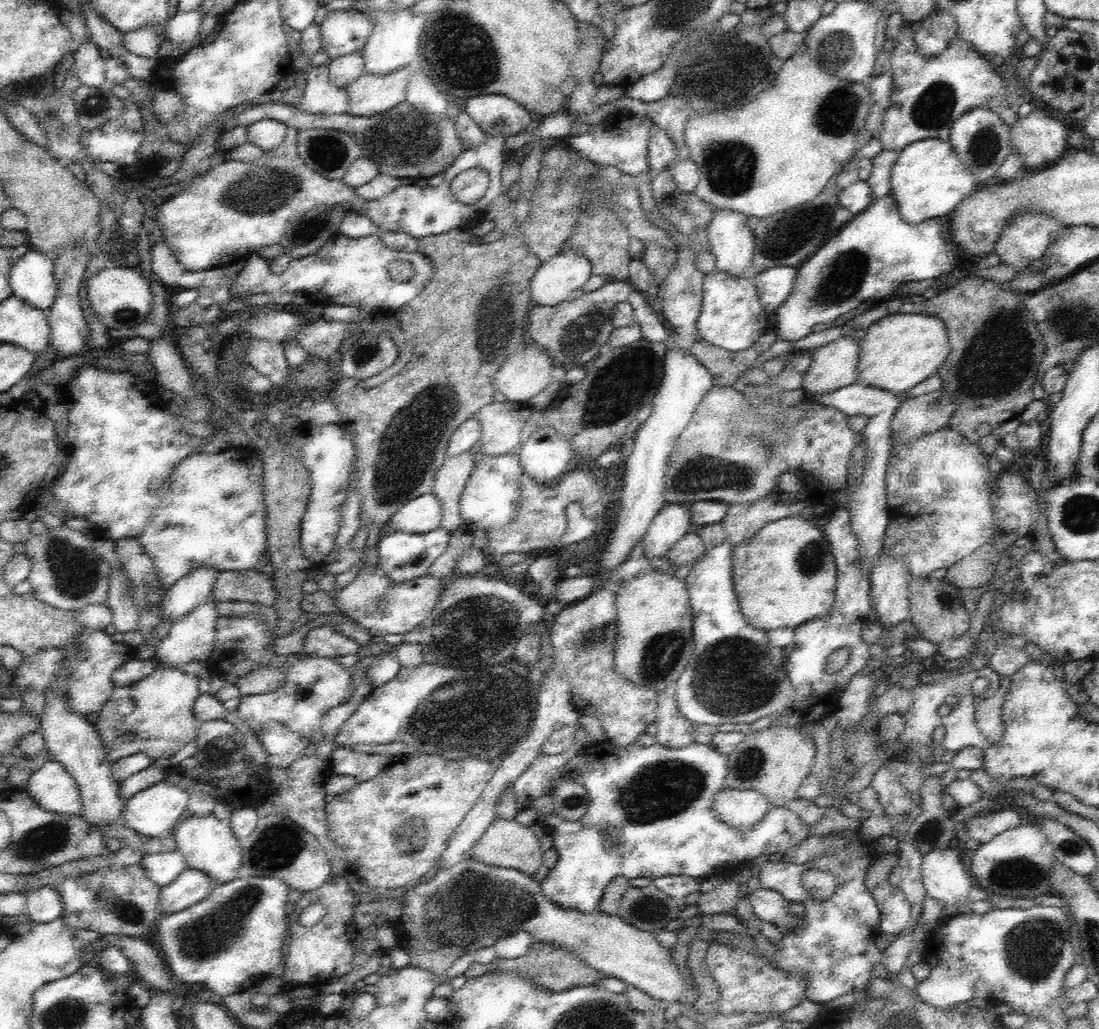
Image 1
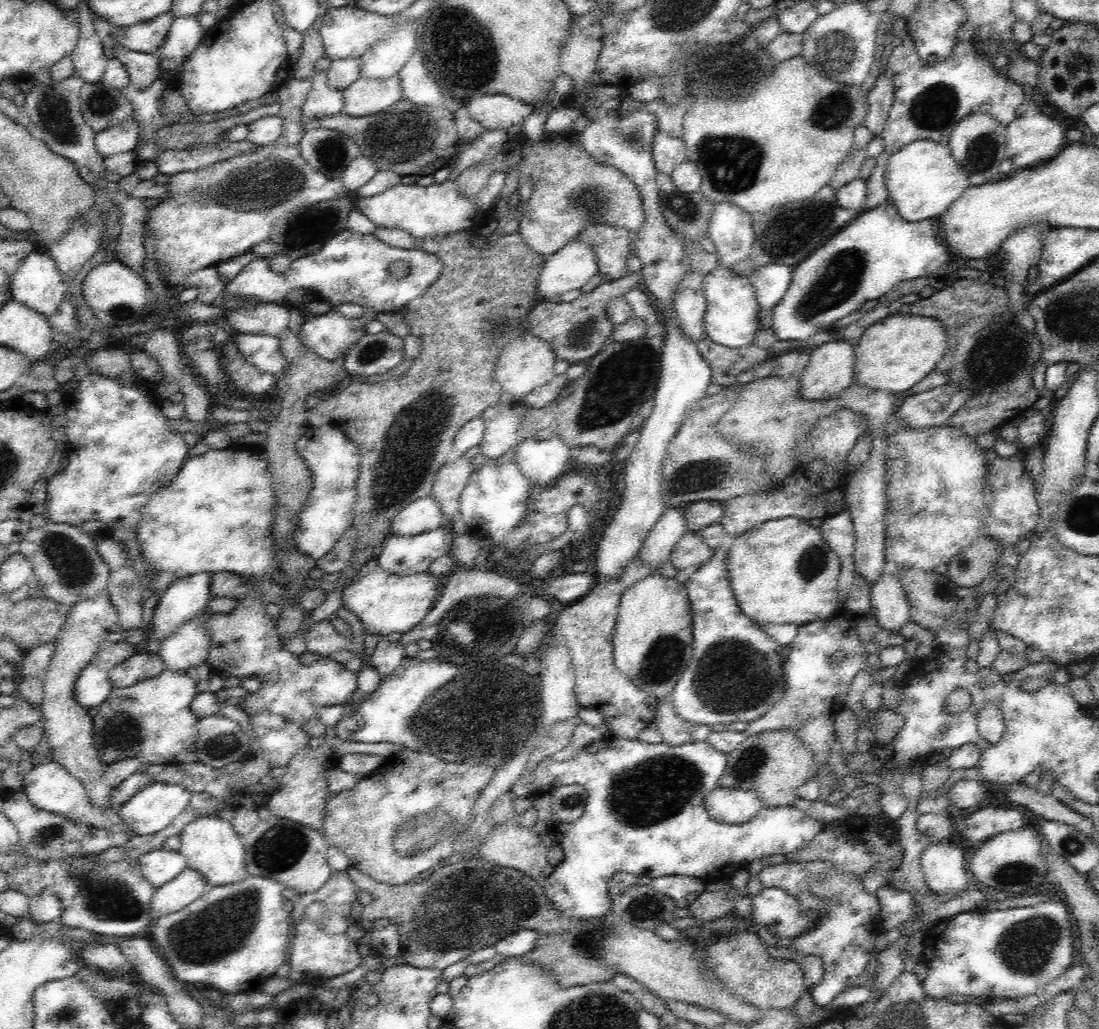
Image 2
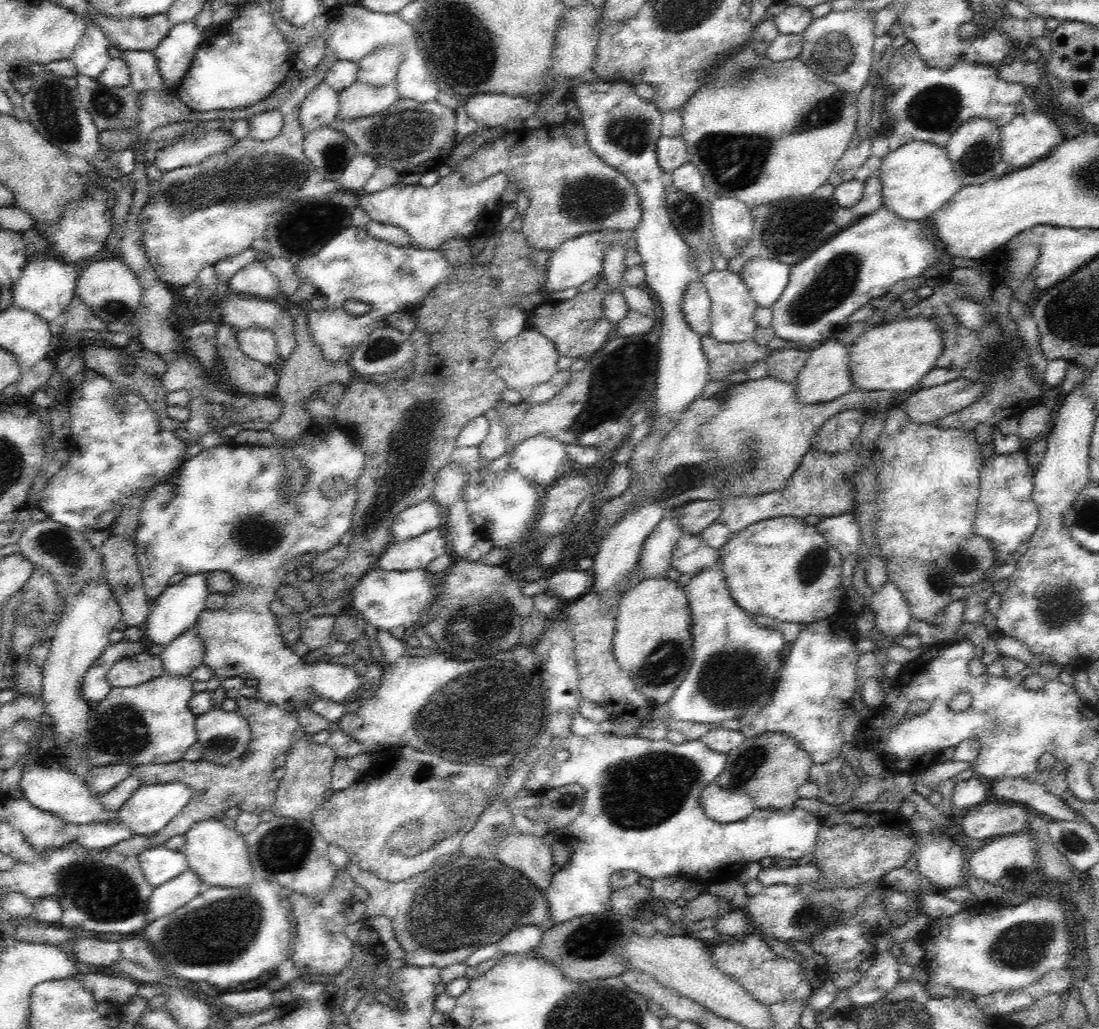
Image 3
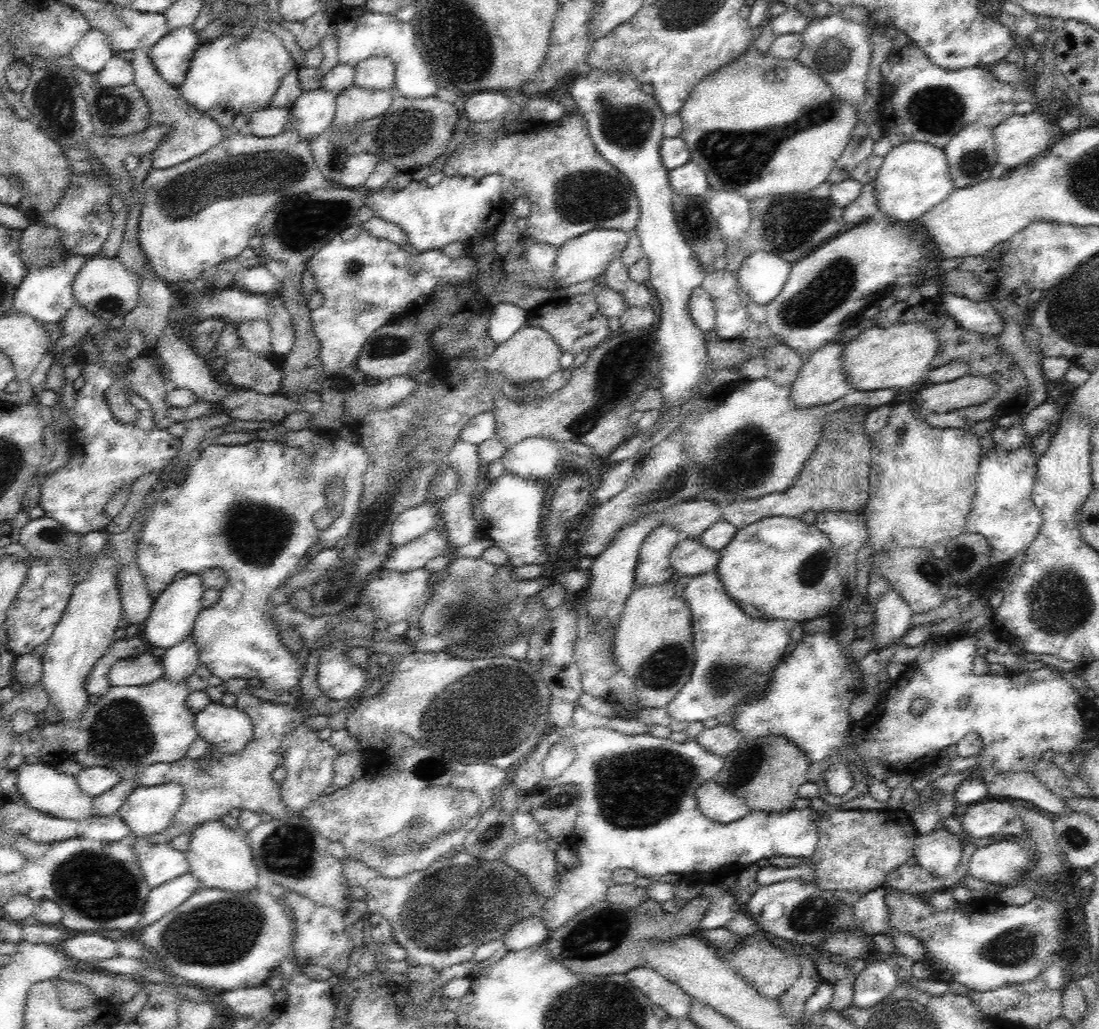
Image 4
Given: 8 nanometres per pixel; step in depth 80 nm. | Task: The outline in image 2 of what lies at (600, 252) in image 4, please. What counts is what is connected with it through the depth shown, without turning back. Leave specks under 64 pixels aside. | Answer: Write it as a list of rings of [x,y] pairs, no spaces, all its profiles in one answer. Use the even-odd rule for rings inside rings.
[[[579,236],[545,257],[536,301],[552,301],[569,290],[581,289],[598,272],[595,248]]]

